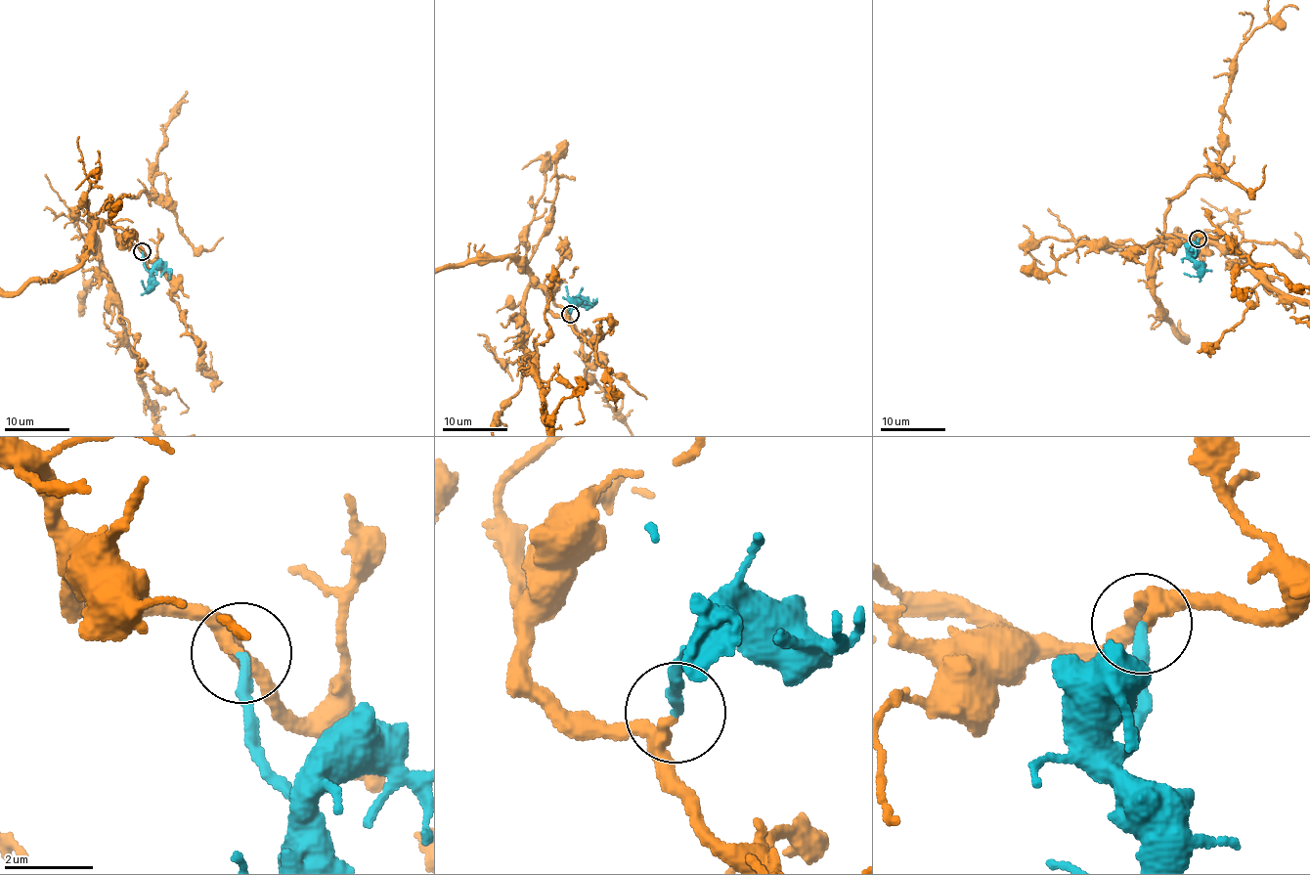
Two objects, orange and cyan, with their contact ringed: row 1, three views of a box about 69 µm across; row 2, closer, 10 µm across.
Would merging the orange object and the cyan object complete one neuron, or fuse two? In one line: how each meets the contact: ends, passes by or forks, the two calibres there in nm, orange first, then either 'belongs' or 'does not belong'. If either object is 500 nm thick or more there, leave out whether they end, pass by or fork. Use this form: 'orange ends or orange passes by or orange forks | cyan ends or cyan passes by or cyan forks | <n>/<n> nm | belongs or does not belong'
orange ends | cyan ends | 280/260 nm | belongs

